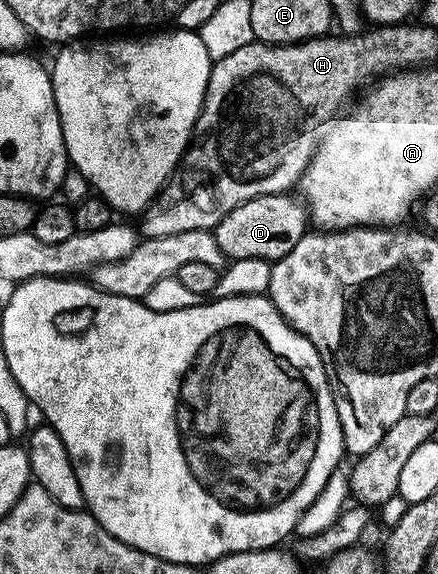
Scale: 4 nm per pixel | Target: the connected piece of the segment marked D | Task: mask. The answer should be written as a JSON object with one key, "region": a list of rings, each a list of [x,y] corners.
{"region":[[[288,193],[254,197],[238,209],[234,209],[214,228],[218,245],[229,260],[234,259],[280,259],[302,238],[310,227],[310,215],[299,198],[291,199]]]}

